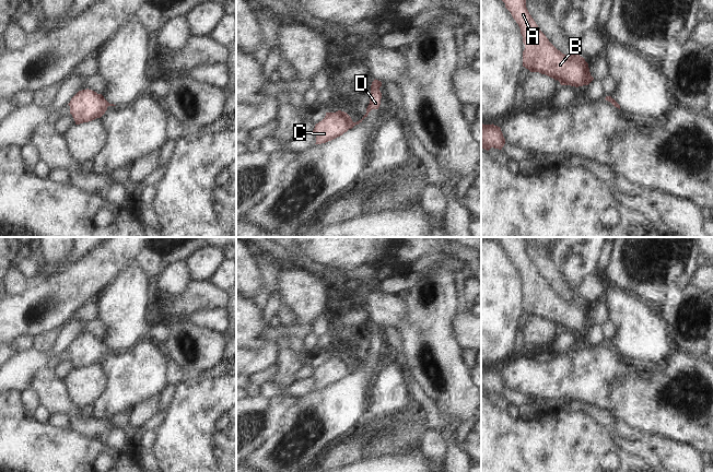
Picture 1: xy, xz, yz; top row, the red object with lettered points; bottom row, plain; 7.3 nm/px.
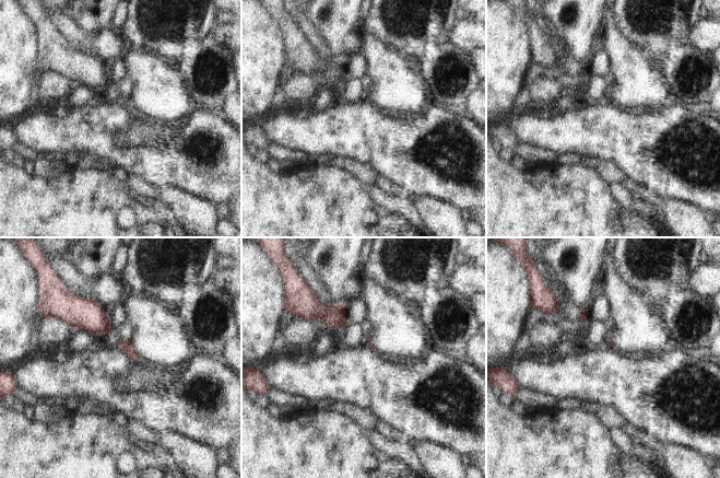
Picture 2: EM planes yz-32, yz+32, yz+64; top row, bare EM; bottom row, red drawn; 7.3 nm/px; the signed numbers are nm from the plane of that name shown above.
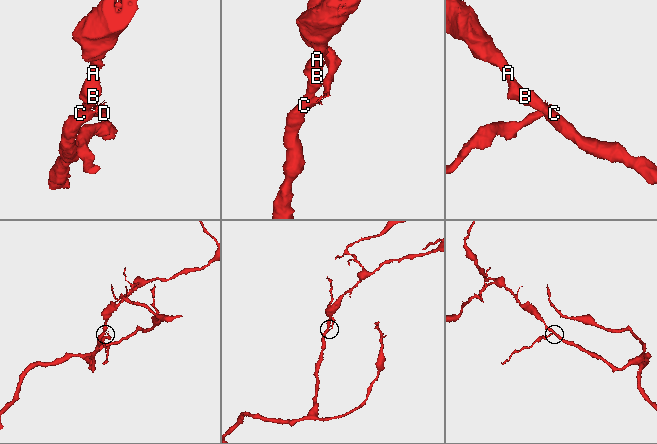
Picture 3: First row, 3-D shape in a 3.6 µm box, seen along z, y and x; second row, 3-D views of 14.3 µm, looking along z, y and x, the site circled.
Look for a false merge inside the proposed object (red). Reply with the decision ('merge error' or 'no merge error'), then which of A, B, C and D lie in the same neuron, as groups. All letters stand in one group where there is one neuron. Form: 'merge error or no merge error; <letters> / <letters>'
merge error; A B C / D

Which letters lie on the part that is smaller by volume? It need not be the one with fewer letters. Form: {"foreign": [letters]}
{"foreign": ["D"]}

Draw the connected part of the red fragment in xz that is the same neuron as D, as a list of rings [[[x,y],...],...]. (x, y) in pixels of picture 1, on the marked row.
[[[374,80],[372,82],[372,85],[371,85],[371,96],[370,96],[370,104],[366,108],[366,114],[363,116],[363,118],[356,122],[354,122],[354,126],[355,125],[359,125],[360,122],[362,122],[362,120],[367,117],[369,113],[372,110],[372,109],[378,109],[379,105],[381,105],[381,98],[382,98],[382,93],[379,91],[379,87],[382,86],[382,82],[378,81],[378,80]]]

